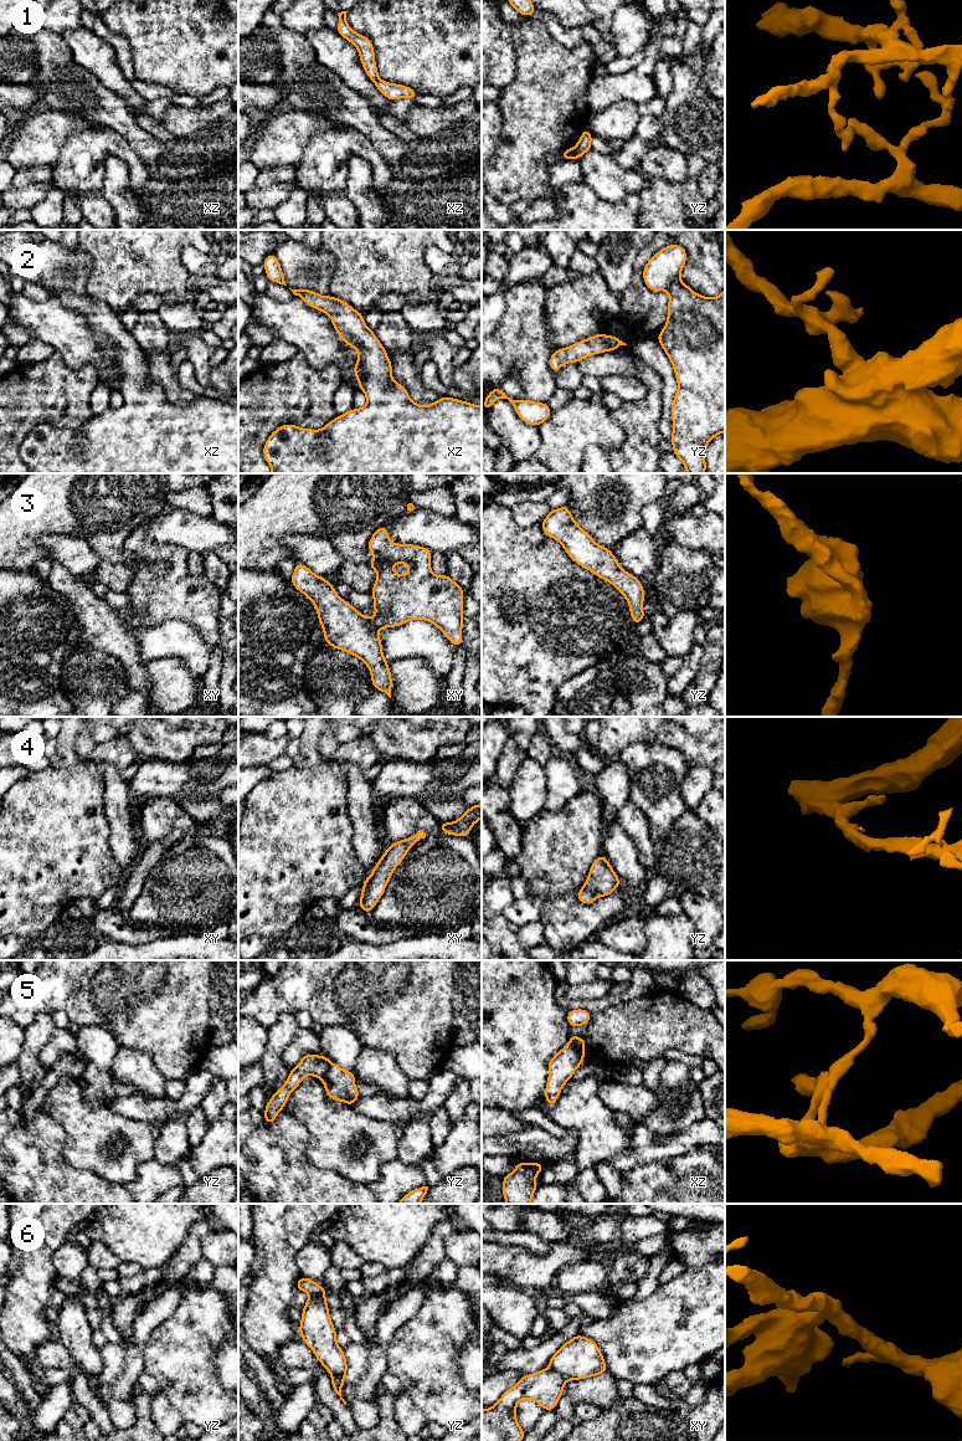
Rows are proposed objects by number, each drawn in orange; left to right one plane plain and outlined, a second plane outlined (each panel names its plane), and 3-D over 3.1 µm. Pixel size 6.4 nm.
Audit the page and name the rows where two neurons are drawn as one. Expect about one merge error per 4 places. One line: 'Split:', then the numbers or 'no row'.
Split: 1, 5, 6

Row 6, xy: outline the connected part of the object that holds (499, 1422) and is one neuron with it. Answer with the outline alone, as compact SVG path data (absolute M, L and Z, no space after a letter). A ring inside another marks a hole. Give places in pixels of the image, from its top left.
M549 1369L528 1374L508 1389L497 1404L482 1410L482 1441L521 1441L526 1432L516 1420L516 1405L530 1399L544 1411L556 1410L566 1379Z

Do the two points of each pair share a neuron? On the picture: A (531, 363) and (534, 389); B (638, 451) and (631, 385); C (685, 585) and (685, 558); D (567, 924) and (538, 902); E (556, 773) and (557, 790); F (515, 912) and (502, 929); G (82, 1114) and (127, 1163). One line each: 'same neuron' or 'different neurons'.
A: same neuron
B: different neurons
C: same neuron
D: different neurons
E: same neuron
F: different neurons
G: same neuron

